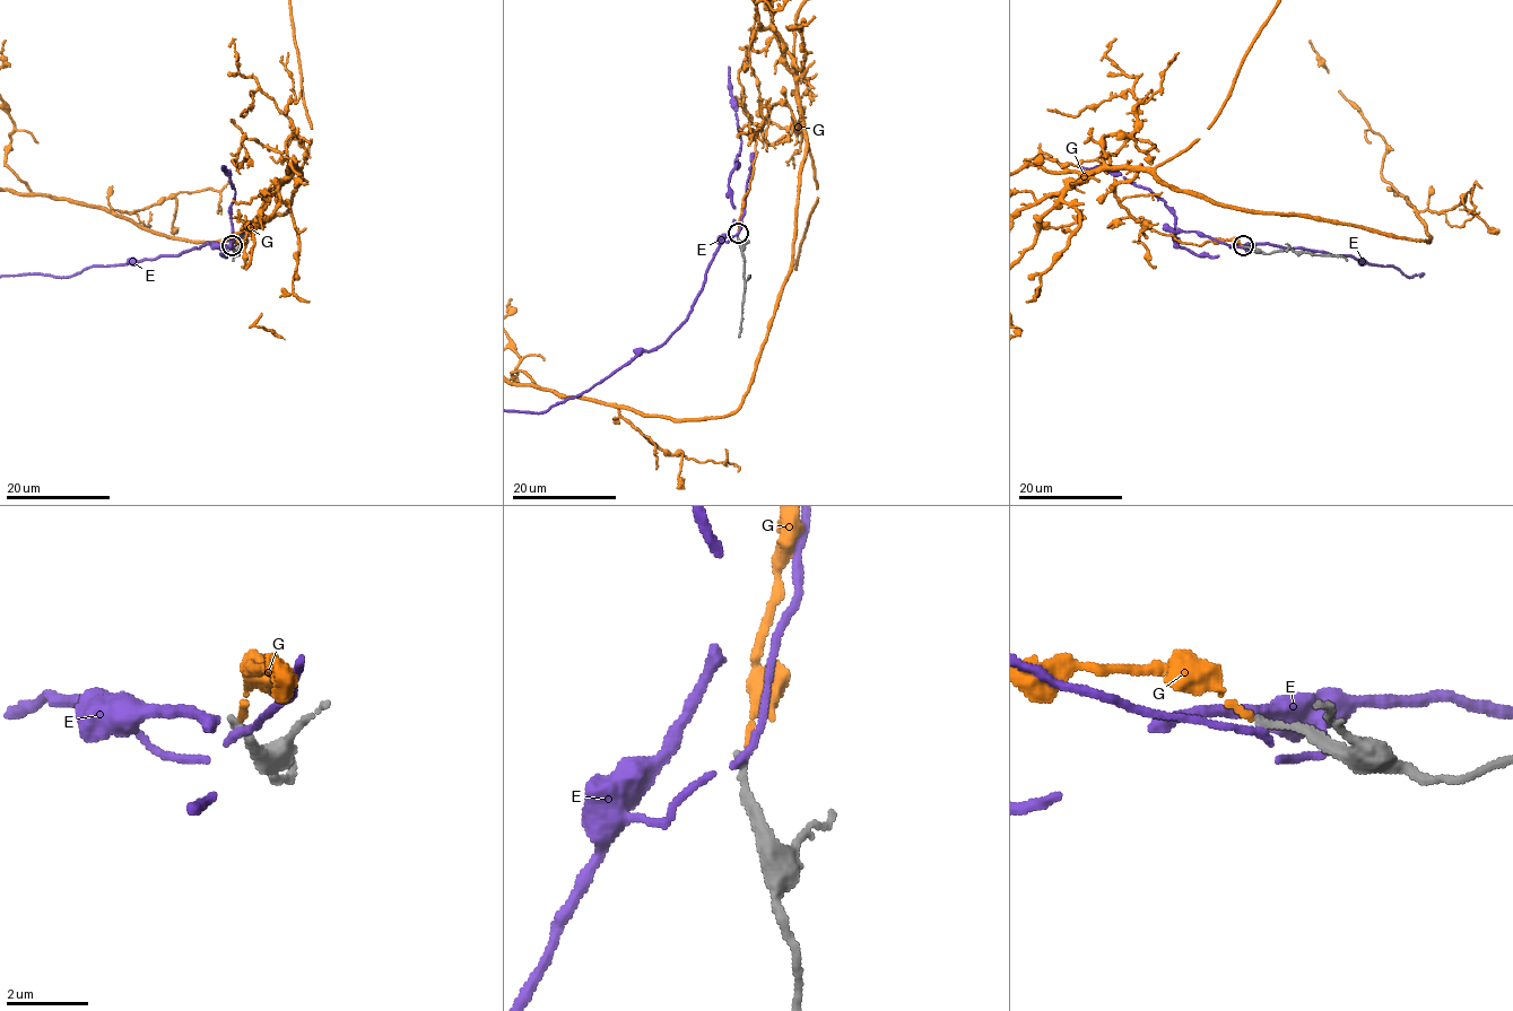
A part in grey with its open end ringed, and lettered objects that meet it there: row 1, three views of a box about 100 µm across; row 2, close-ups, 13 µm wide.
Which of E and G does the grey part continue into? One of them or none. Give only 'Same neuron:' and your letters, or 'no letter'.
Same neuron: G

